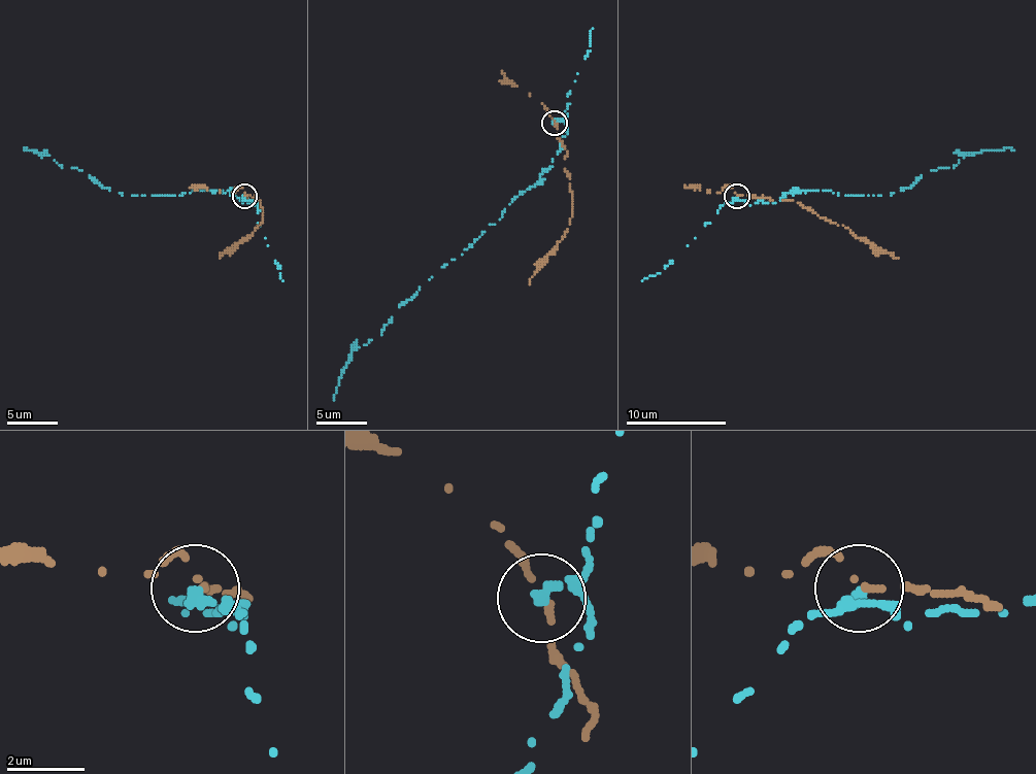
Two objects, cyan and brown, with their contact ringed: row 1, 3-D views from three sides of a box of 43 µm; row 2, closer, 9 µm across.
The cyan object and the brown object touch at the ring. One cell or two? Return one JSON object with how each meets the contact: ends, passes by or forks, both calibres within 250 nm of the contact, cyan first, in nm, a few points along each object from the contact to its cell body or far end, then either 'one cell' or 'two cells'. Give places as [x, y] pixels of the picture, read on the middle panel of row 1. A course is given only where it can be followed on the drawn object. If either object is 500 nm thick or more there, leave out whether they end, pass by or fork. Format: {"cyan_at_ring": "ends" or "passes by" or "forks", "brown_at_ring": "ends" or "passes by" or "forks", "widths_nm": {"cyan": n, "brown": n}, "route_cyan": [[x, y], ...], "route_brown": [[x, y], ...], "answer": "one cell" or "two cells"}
{"cyan_at_ring": "ends", "brown_at_ring": "passes by", "widths_nm": {"cyan": 340, "brown": 120}, "route_cyan": [[555, 124], [562, 121], [567, 134], [562, 136], [553, 166], [399, 307], [381, 334], [352, 352], [333, 400]], "route_brown": [[555, 124], [557, 138], [567, 152], [565, 171], [570, 178], [572, 216], [565, 236], [530, 284]], "answer": "two cells"}

